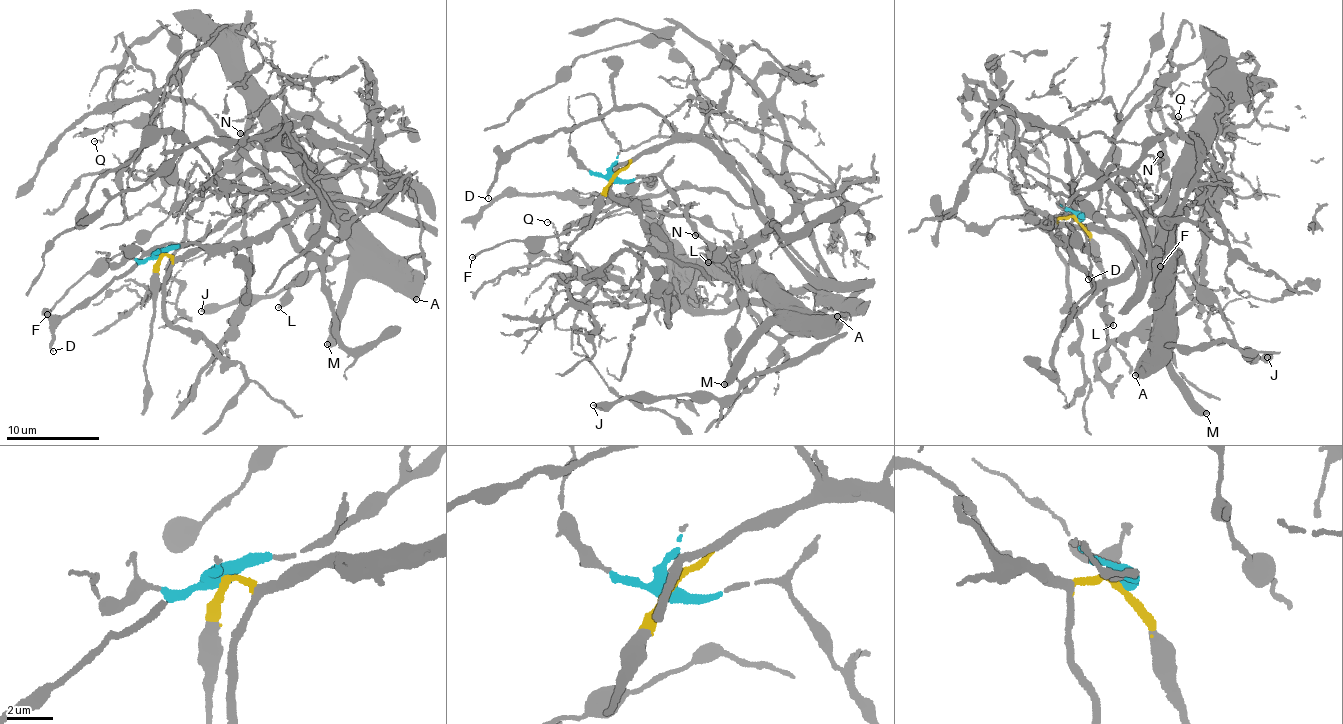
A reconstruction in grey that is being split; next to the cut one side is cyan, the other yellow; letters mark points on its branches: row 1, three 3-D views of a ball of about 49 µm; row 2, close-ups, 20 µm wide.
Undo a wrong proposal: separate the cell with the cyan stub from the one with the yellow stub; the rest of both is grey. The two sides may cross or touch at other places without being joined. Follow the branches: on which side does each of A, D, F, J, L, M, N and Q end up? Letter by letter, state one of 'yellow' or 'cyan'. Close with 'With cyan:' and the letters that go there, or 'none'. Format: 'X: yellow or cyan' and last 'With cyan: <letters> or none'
A: cyan
D: yellow
F: cyan
J: cyan
L: cyan
M: cyan
N: cyan
Q: cyan
With cyan: A, F, J, L, M, N, Q

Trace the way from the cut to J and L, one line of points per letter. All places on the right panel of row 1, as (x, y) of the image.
J: (1077, 220), (1141, 213), (1147, 261), (1179, 261), (1216, 298), (1249, 360), (1254, 351), (1267, 357)
L: (1077, 220), (1082, 217), (1075, 214), (1121, 218), (1141, 213), (1141, 254), (1108, 287), (1104, 299), (1114, 326)

